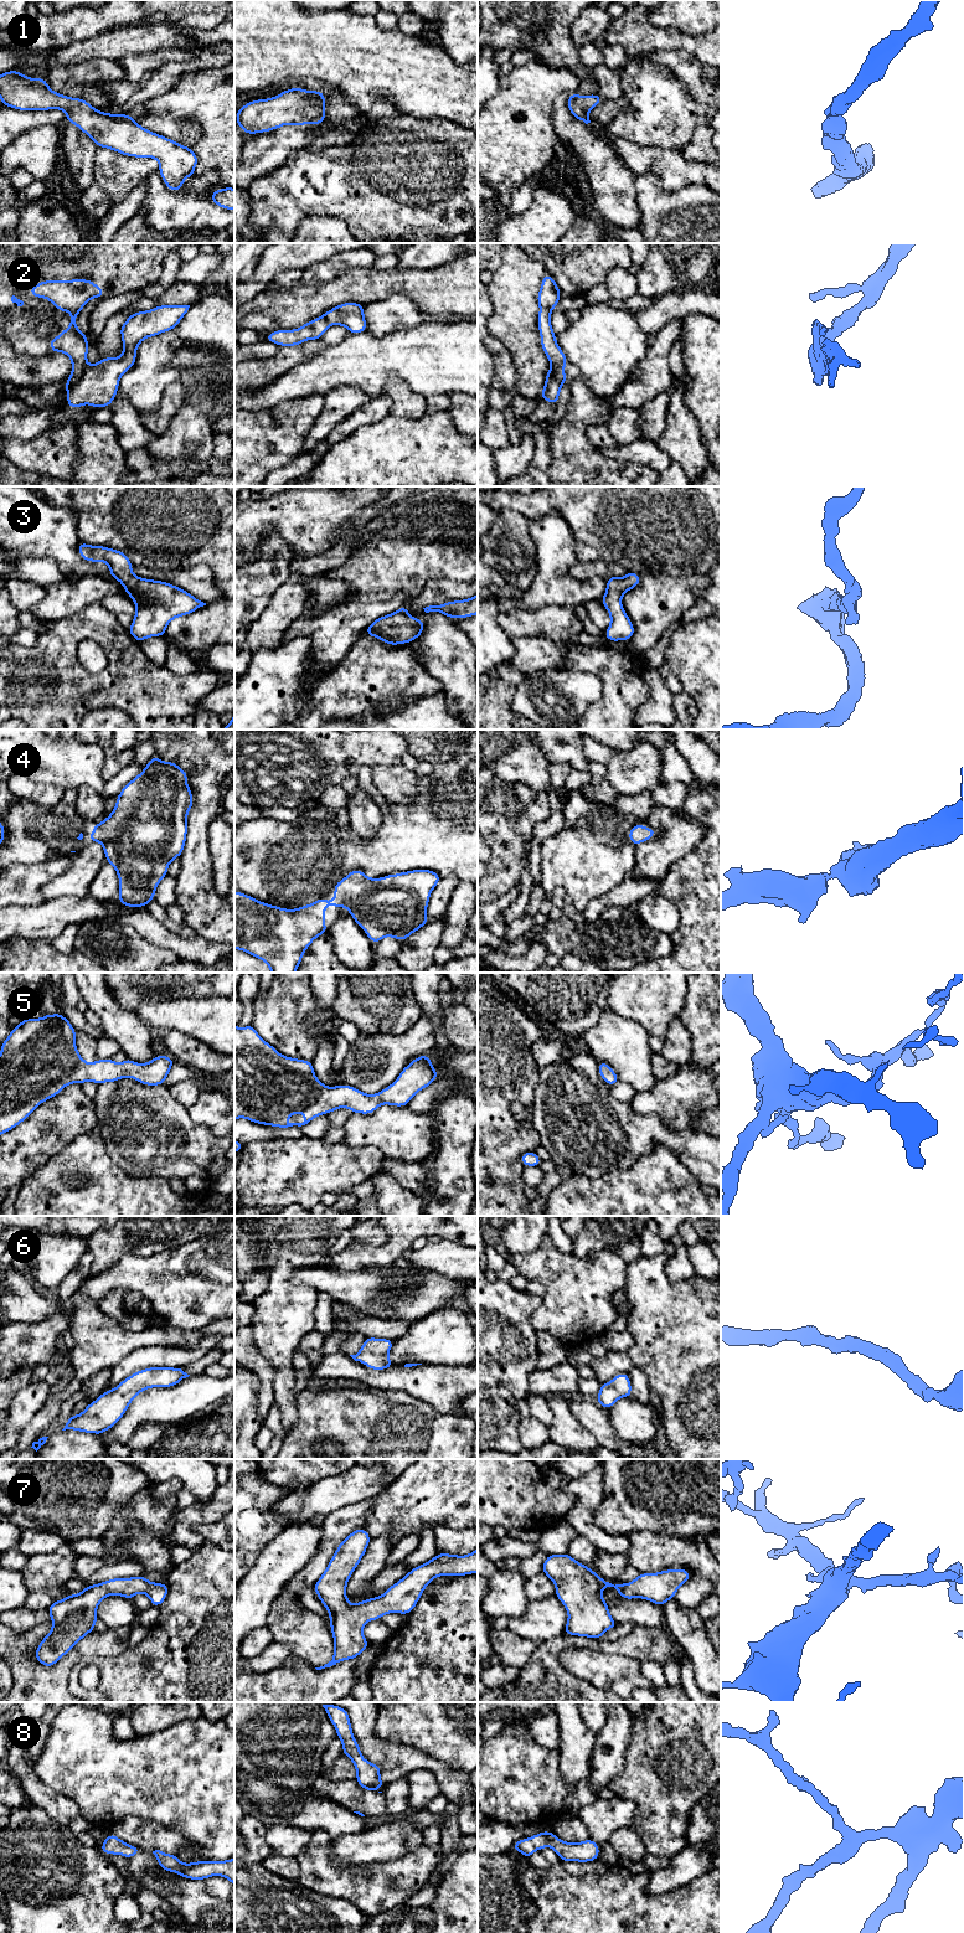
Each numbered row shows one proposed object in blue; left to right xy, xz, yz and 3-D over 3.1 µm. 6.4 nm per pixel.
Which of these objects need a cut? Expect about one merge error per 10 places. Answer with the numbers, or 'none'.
2

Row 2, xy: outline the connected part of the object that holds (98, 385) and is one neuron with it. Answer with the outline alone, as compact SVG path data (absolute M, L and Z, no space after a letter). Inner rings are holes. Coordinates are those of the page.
M159 305L146 311L130 314L120 326L123 354L100 359L96 365L86 364L81 380L67 388L67 406L91 404L109 407L117 396L120 377L134 366L139 344L177 326L190 305Z

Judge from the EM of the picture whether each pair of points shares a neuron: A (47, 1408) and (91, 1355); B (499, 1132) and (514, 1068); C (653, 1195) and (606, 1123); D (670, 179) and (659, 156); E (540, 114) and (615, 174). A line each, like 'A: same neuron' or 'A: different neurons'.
A: same neuron
B: same neuron
C: different neurons
D: same neuron
E: different neurons

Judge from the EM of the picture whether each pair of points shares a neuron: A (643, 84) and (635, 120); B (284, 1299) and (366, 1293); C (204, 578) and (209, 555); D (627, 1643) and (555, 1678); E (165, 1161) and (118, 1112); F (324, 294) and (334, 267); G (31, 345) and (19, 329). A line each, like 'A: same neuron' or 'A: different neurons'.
A: same neuron
B: different neurons
C: different neurons
D: same neuron
E: same neuron
F: different neurons
G: same neuron

